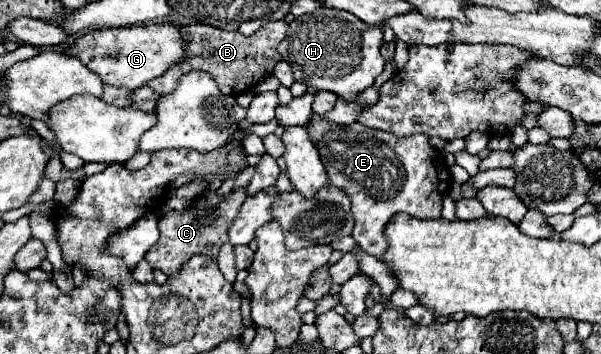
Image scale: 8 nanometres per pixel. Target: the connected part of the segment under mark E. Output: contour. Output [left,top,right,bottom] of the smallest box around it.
[307,116,453,260]

